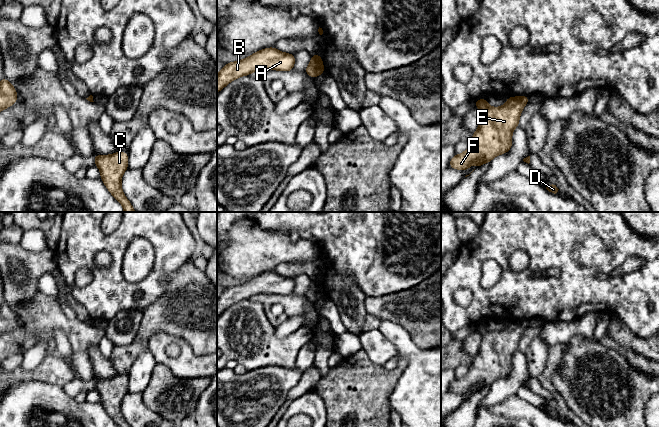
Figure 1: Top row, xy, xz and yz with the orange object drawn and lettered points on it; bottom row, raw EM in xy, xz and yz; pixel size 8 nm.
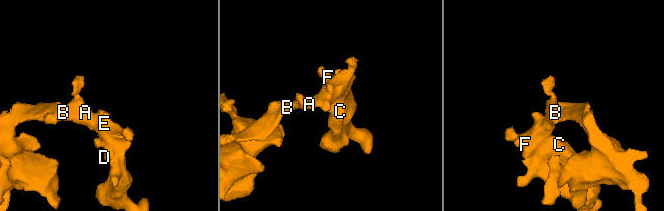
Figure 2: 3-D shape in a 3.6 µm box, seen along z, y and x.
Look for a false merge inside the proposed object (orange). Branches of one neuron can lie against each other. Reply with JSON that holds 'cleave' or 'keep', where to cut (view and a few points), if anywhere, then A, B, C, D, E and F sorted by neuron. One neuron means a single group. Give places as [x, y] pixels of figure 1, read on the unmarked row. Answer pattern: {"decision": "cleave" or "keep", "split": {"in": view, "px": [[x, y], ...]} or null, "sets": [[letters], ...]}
{"decision": "keep", "split": null, "sets": [["A", "B", "C", "D", "E", "F"]]}

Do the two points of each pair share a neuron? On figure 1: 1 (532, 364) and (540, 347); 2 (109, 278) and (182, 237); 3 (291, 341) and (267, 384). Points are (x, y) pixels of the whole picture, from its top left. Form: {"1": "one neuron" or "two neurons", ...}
{"1": "one neuron", "2": "one neuron", "3": "two neurons"}

